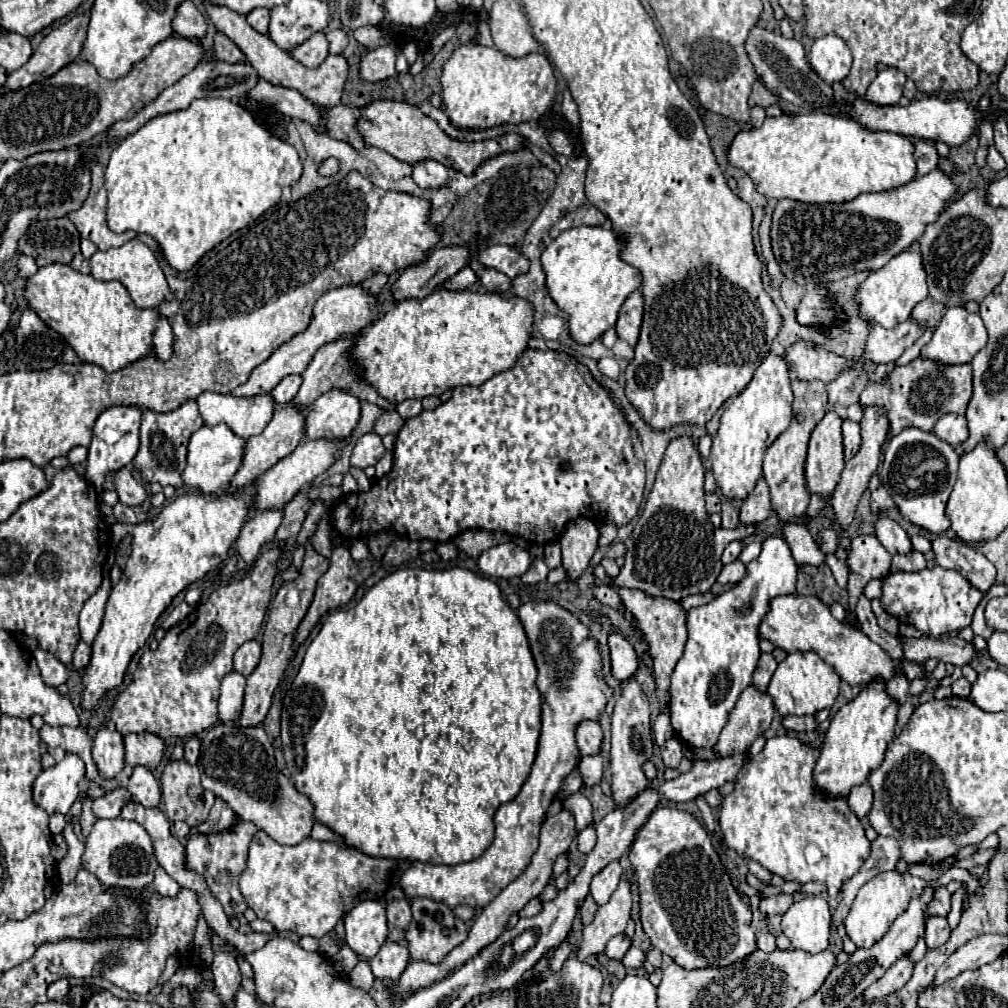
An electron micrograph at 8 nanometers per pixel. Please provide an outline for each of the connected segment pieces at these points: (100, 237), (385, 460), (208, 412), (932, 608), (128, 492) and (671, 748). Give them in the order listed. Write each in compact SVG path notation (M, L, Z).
M97 160L87 162L87 168L91 170L91 190L87 200L79 210L73 210L67 214L67 218L75 224L79 234L83 238L89 238L99 250L109 250L113 246L123 246L127 240L135 236L123 236L109 230L105 220L105 208L107 208L107 192L103 188L103 164Z
M387 450L385 454L383 454L383 458L377 462L377 466L375 466L375 470L377 470L377 478L381 478L381 476L385 476L389 470L391 470L391 466L393 466L393 454Z
M203 392L197 398L199 414L205 426L225 424L233 434L247 440L261 434L273 416L275 402L269 394L237 398L231 394Z
M935 566L933 570L925 568L921 572L891 572L883 578L881 606L887 614L897 618L901 624L915 626L925 636L943 636L959 632L965 626L971 626L973 612L981 602L983 592L977 590L967 578L959 572L945 570Z
M129 468L115 472L115 490L119 494L119 502L125 506L141 506L147 498L145 486L133 478Z
M675 737L665 742L660 747L662 759L666 767L677 769L682 758L684 757L682 751L682 744Z

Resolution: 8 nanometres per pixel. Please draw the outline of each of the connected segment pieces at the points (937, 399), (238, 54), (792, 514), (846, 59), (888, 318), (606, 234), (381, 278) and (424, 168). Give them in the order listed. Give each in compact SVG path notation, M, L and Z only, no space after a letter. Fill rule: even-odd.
M915 358L905 366L895 366L887 378L879 382L869 382L859 396L859 404L879 406L885 410L889 420L889 436L897 436L905 428L919 428L933 432L937 420L945 414L965 414L967 402L971 400L971 366L969 364L939 364L929 358Z
M221 32L215 34L215 48L213 50L215 50L215 56L223 62L241 62L241 60L245 60L243 52Z
M793 380L791 382L795 402L793 402L793 420L787 432L779 436L773 446L765 452L763 460L763 478L769 486L771 494L771 510L779 516L781 522L789 524L797 520L799 516L805 514L807 510L807 488L805 488L805 476L803 476L803 464L807 456L807 442L817 426L817 422L825 416L825 406L827 406L827 388L821 380Z
M827 34L813 42L808 61L825 82L841 82L851 70L853 56L843 38Z
M905 248L897 256L893 256L881 270L869 274L869 278L861 284L859 298L861 298L861 314L871 324L881 324L885 328L893 328L905 322L911 316L911 310L917 302L925 300L929 294L927 290L927 272L923 266L923 258L919 250Z
M581 226L565 230L541 254L547 294L569 320L569 336L579 344L601 338L615 324L623 300L641 286L639 270L619 258L619 248L613 230Z
M379 272L379 274L375 274L373 278L369 278L369 280L367 280L363 286L365 286L365 288L369 288L371 292L377 292L377 290L381 290L381 288L387 284L387 280L389 280L389 276Z
M425 160L425 162L419 162L413 166L411 178L421 188L437 190L437 188L445 188L449 184L449 170L435 160Z

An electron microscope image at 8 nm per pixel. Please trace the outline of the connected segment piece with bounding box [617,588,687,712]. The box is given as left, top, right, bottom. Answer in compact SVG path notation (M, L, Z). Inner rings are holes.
M617 588L623 606L635 616L639 622L639 628L649 644L649 652L655 662L655 682L657 682L657 700L661 704L663 712L669 712L669 678L671 672L675 670L675 664L679 662L679 656L683 654L685 642L687 642L687 610L673 600L663 600L663 598L651 598L643 596L643 592L631 592L629 588Z

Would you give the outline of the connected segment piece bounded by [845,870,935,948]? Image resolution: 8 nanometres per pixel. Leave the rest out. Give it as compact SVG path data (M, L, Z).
M897 870L877 874L859 890L859 894L849 910L849 916L845 918L847 936L857 944L857 948L871 948L877 940L883 938L887 928L893 924L893 920L907 910L909 902L913 898L919 898L925 888L931 888L931 882L935 882L935 880L923 880L909 872L901 874Z

